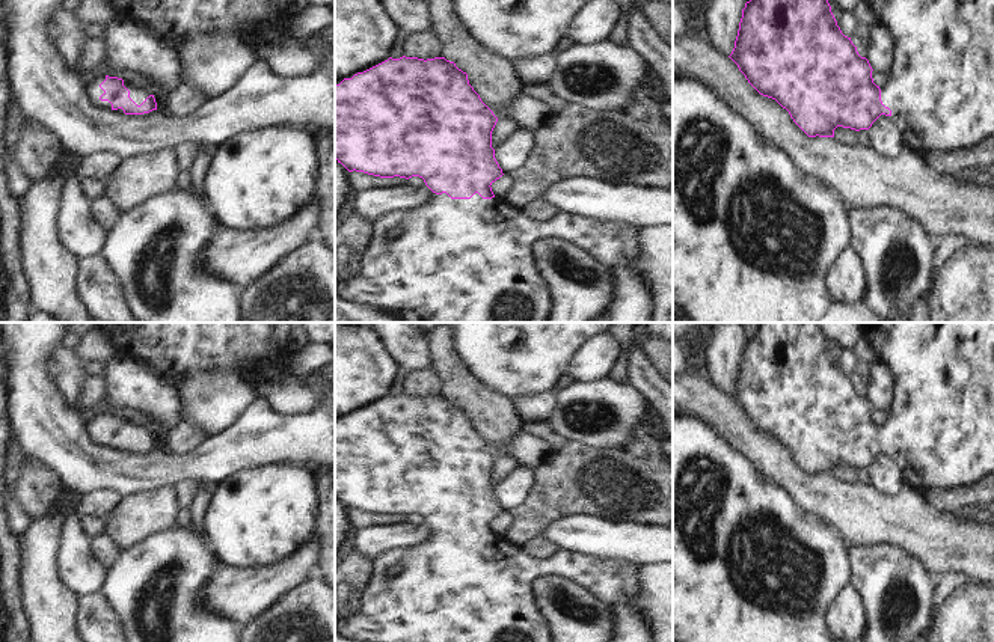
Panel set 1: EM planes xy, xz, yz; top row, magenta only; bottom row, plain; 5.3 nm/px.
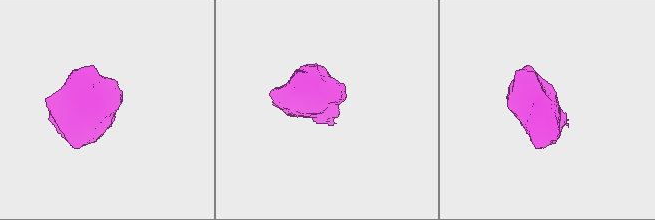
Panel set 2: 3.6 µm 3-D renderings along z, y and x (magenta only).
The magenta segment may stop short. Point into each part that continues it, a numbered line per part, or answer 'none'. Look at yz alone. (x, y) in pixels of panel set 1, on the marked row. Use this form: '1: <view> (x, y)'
1: yz (940, 89)

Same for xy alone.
1: xy (138, 94)

